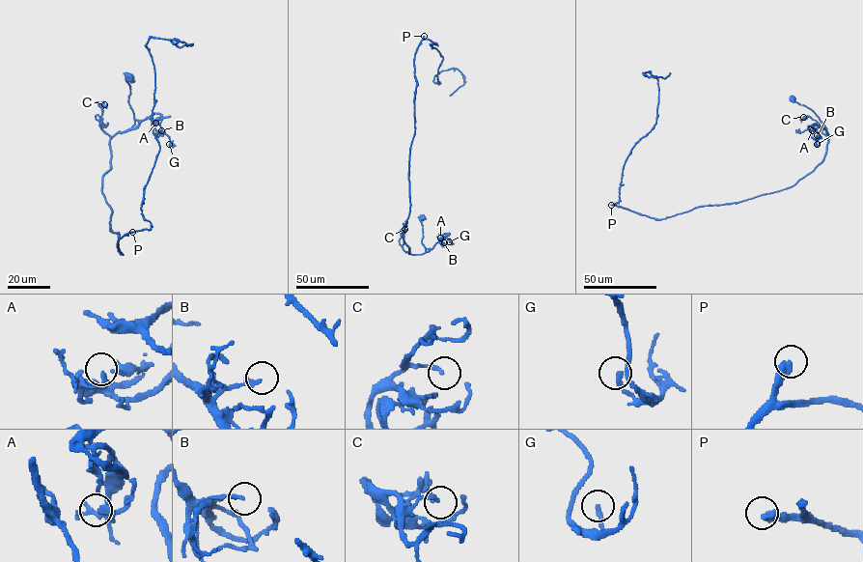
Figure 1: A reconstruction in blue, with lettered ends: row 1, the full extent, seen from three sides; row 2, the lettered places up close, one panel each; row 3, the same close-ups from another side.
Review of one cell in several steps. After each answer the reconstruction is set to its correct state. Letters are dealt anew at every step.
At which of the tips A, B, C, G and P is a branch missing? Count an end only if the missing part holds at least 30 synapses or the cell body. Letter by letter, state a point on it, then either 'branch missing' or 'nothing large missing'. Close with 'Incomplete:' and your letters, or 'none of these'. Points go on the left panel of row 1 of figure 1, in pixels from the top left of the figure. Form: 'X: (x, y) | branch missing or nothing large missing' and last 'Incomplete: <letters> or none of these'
A: (155, 123) | nothing large missing
B: (161, 130) | nothing large missing
C: (104, 104) | nothing large missing
G: (169, 144) | nothing large missing
P: (132, 232) | branch missing
Incomplete: P

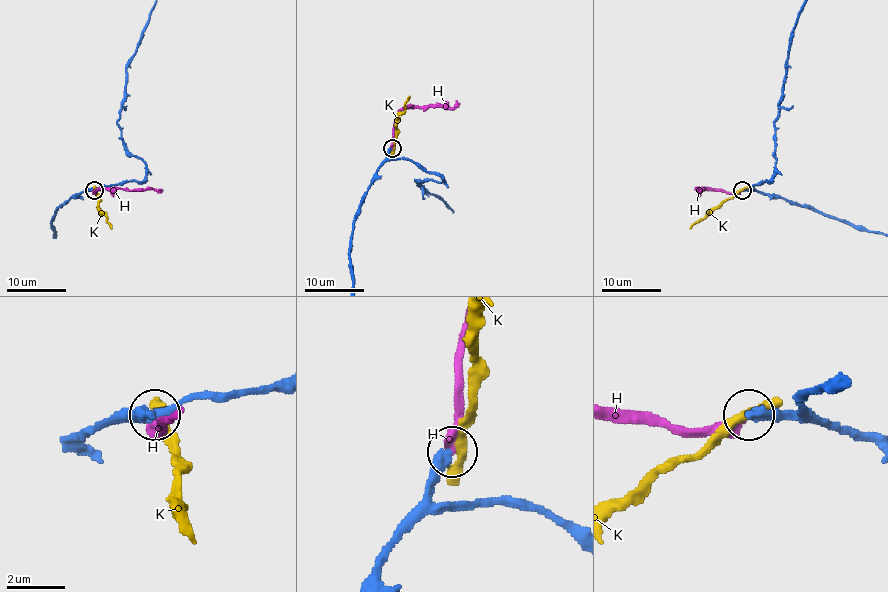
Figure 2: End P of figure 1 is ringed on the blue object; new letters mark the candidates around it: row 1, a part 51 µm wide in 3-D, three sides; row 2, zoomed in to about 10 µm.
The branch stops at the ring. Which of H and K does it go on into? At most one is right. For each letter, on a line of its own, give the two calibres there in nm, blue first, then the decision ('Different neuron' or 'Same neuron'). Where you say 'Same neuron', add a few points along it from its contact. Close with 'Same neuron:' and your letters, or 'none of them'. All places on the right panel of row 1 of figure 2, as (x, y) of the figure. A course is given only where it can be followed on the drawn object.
H: Thickness 420 nm (blue) against 360 nm. Same neuron. Its course: (742, 190), (733, 193), (694, 188)
K: Thickness 480 nm (blue) against 400 nm. Different neuron
Same neuron: H

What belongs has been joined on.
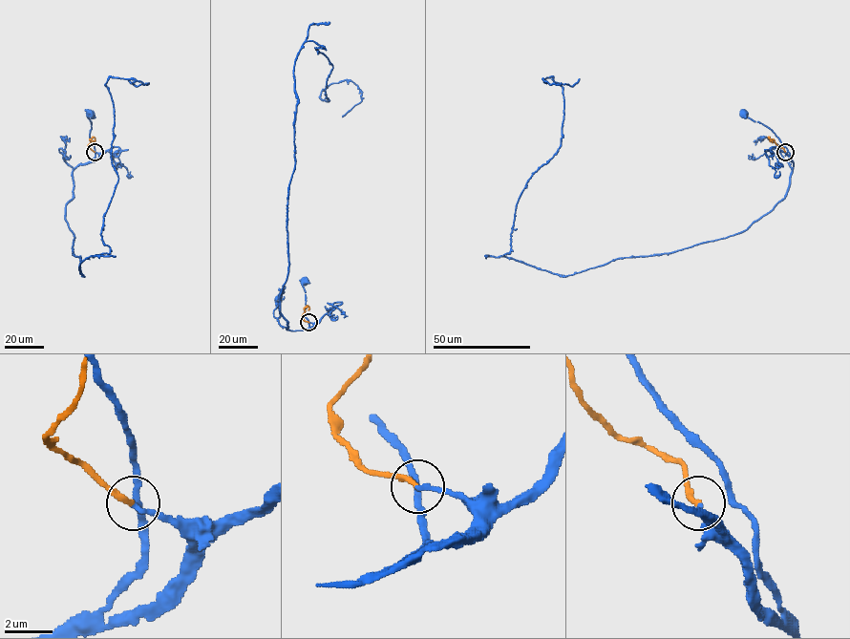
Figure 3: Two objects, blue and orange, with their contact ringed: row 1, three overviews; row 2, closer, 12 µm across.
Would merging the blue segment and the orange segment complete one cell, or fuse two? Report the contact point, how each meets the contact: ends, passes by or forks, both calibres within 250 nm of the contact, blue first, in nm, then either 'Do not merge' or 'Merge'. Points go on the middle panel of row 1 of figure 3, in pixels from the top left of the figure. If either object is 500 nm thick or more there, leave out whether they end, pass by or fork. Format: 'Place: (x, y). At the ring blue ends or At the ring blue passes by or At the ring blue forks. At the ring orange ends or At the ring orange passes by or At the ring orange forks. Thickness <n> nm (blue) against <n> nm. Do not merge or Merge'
Place: (308, 322). At the ring blue passes by. At the ring orange ends. Thickness 140 nm (blue) against 220 nm. Merge

